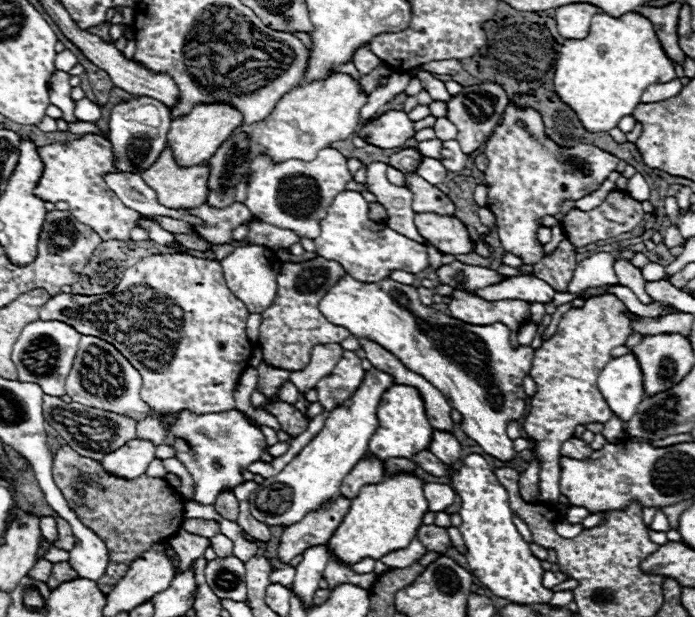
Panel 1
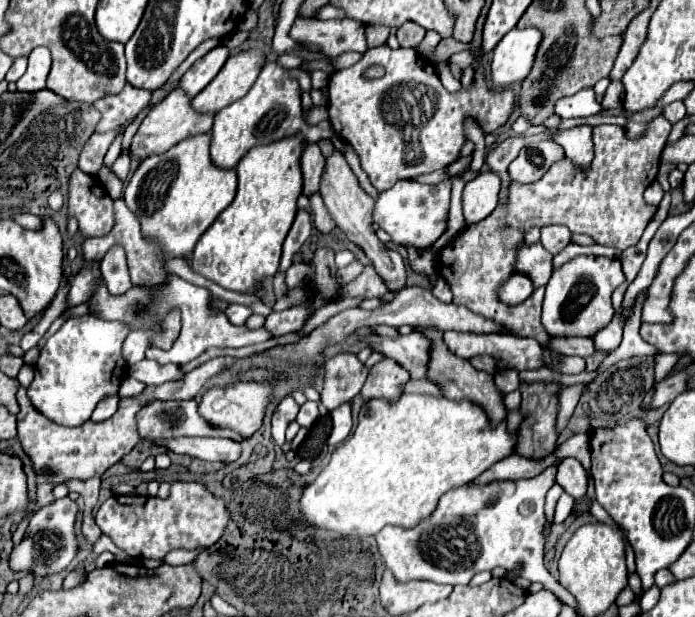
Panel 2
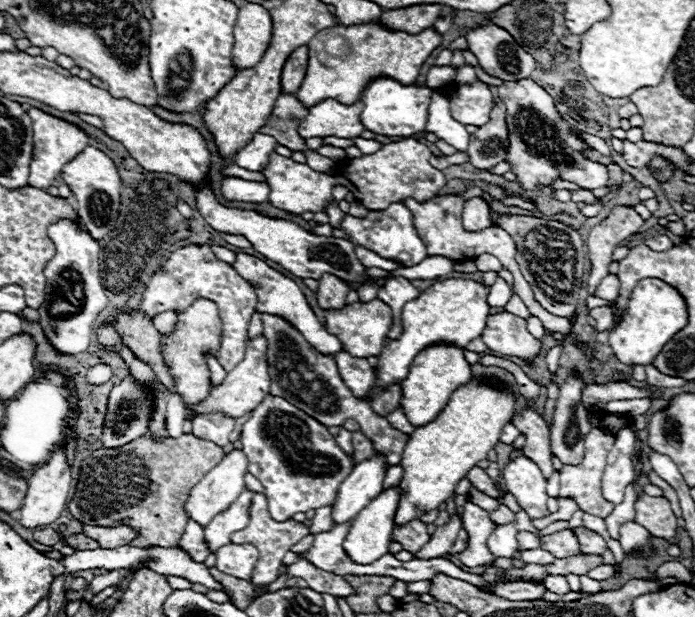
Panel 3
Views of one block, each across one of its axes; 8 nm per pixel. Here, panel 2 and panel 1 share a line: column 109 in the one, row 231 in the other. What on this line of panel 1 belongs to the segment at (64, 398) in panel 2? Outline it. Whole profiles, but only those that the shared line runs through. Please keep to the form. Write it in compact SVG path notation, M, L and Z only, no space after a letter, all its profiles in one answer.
M340 192L324 218L322 232L316 242L316 254L326 260L336 260L344 266L344 270L360 282L378 282L388 278L394 270L404 270L410 274L418 274L428 268L428 248L418 244L406 236L400 236L388 224L374 222L368 218L368 202L360 192Z

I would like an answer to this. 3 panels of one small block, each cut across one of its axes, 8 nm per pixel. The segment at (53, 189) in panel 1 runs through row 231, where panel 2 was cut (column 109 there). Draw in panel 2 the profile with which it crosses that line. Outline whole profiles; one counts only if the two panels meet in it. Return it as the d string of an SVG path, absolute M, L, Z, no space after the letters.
M126 84L122 92L108 94L92 102L92 106L102 114L100 122L96 124L96 132L108 132L114 130L118 124L124 124L124 120L132 120L150 102L150 98L150 90Z

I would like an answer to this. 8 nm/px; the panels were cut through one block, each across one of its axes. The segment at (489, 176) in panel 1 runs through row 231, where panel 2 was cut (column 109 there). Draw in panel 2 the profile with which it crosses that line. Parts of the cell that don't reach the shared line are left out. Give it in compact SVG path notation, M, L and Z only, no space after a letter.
M174 480L170 484L170 496L112 496L108 498L96 512L96 524L102 526L102 532L110 536L110 540L124 550L132 558L164 558L166 552L184 548L208 548L224 532L224 524L228 522L226 502L216 498L206 484L190 480Z

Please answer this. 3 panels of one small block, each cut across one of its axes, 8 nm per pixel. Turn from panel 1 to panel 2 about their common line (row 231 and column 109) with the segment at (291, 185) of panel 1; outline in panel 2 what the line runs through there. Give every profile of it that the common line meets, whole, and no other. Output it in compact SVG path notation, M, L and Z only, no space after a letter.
M176 274L166 276L166 280L156 288L146 288L146 286L132 284L128 292L118 294L118 296L108 292L108 286L106 286L104 278L98 278L94 294L88 298L90 314L94 314L98 318L106 318L106 320L120 320L120 322L124 322L128 326L130 332L134 332L134 330L156 332L160 328L162 318L178 308L180 314L182 314L182 328L180 328L172 348L162 350L162 348L150 344L148 350L146 350L146 358L156 360L158 364L170 364L172 362L172 364L182 366L182 364L198 358L208 348L240 348L240 346L248 346L248 344L266 342L272 336L264 328L248 330L246 326L234 326L226 318L226 314L222 310L214 310L212 304L214 304L212 302L212 292L208 288L194 286L194 284L182 280Z

